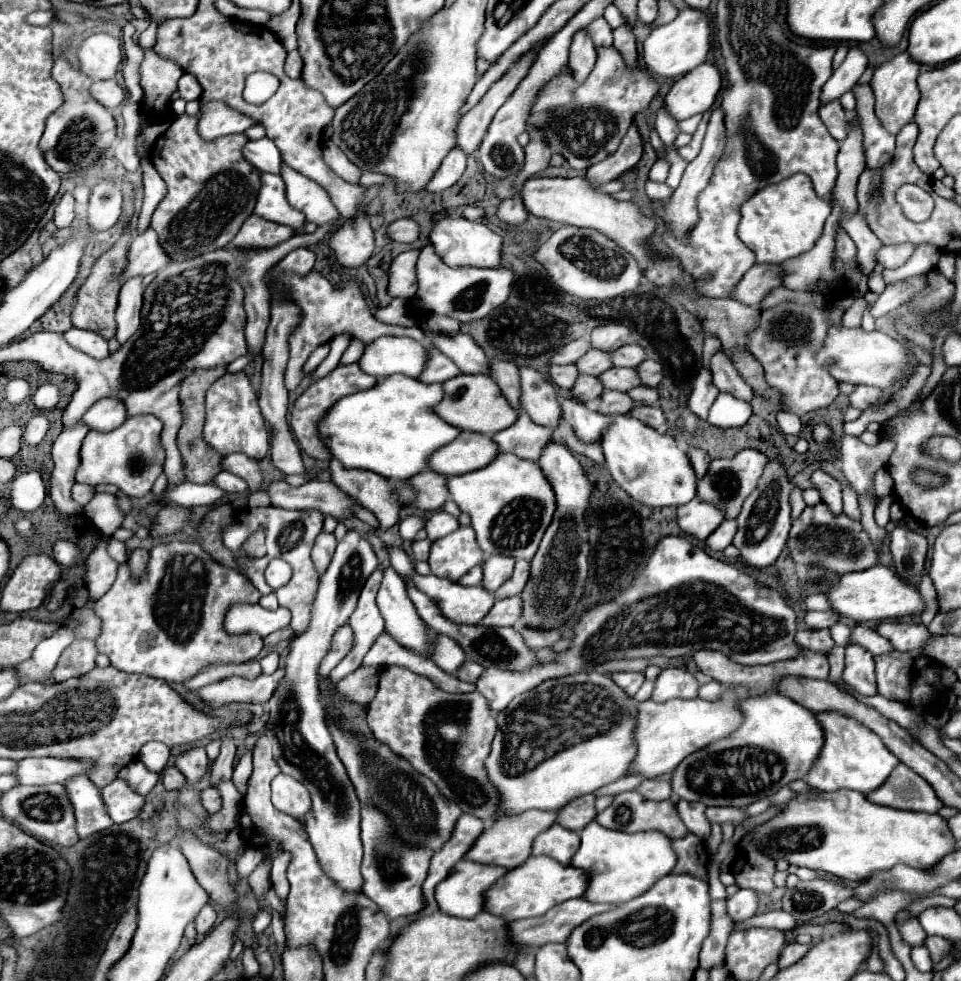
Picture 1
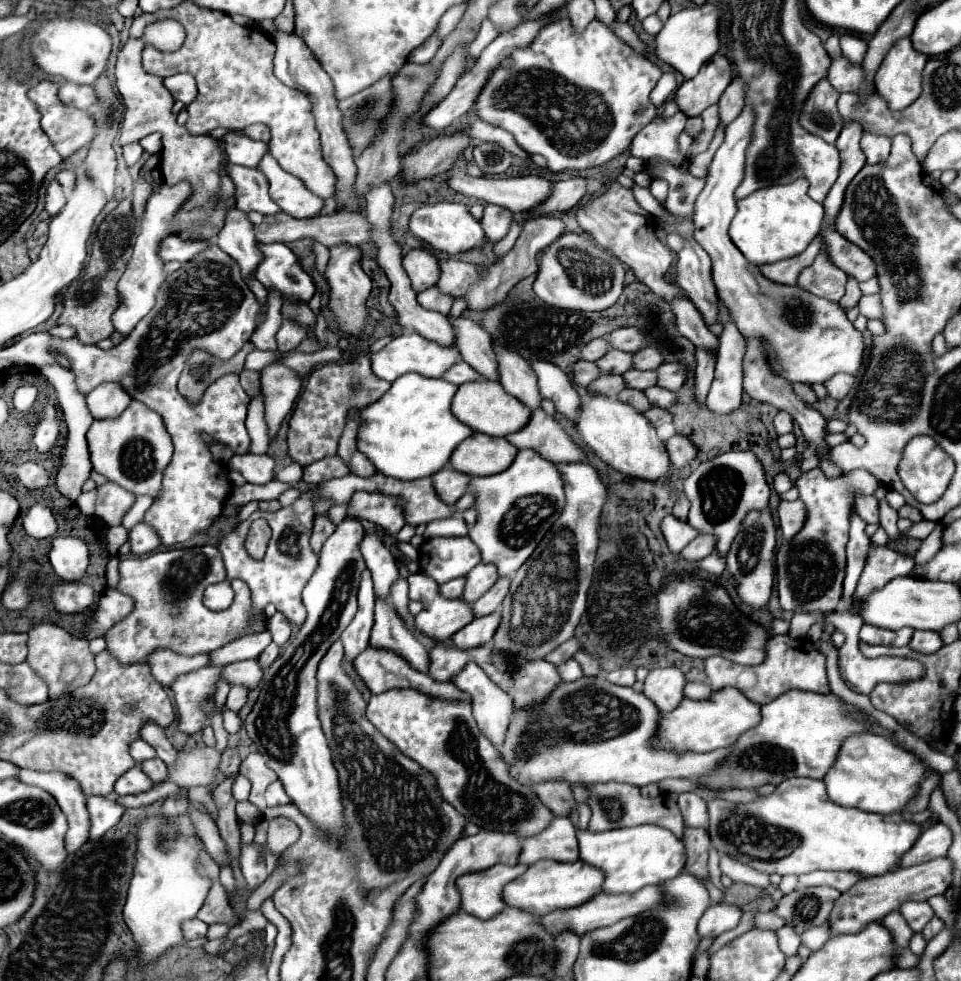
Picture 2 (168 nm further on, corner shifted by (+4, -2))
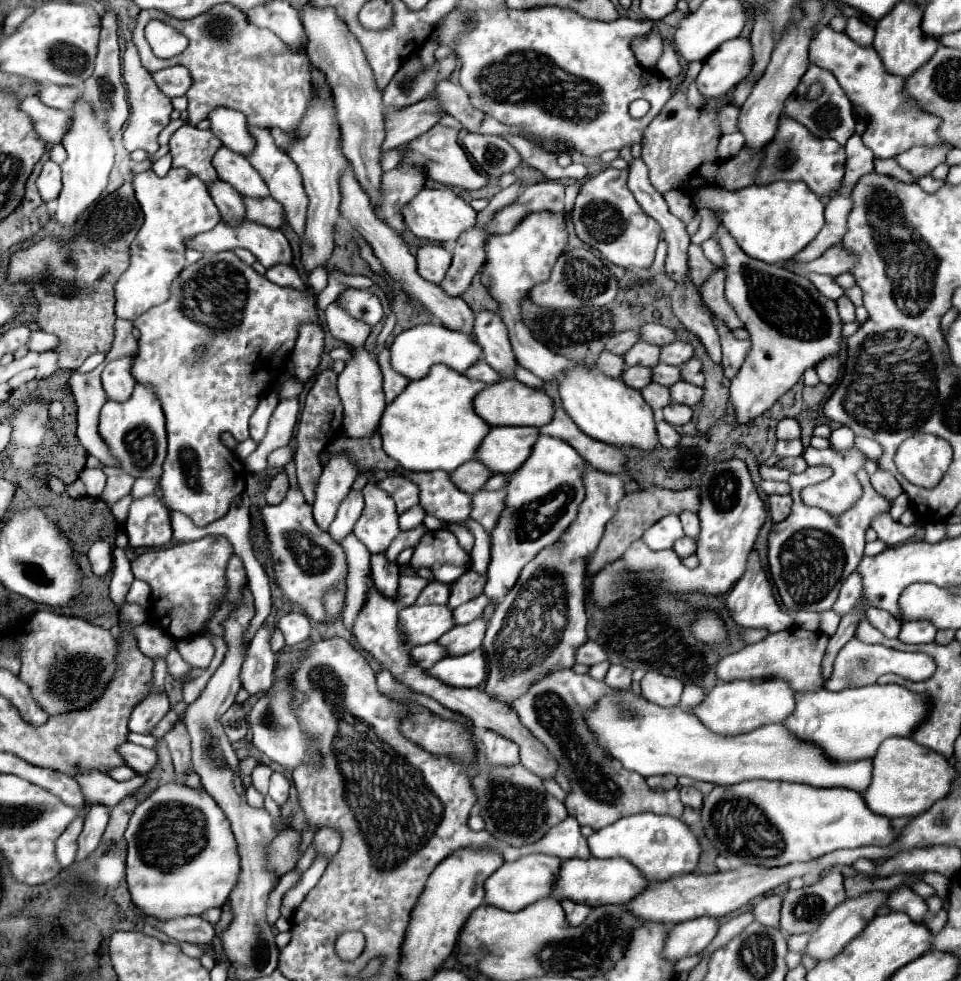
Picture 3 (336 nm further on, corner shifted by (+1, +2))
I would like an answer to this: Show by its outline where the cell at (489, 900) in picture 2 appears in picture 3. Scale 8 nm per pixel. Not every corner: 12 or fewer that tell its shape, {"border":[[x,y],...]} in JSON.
{"border":[[525,855],[485,881],[485,903],[521,911],[543,899],[559,859]]}

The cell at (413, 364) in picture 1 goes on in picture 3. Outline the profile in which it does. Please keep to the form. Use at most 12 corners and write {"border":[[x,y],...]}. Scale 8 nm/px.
{"border":[[425,323],[395,337],[391,367],[411,381],[481,357],[469,335]]}

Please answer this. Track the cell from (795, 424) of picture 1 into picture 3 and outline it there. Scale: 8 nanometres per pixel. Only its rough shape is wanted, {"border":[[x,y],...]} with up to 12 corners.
{"border":[[799,439],[777,441],[777,457],[799,457],[803,445]]}

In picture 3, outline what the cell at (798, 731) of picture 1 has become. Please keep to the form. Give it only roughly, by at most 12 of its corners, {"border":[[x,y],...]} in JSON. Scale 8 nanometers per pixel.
{"border":[[897,685],[797,691],[783,727],[833,763],[925,719]]}

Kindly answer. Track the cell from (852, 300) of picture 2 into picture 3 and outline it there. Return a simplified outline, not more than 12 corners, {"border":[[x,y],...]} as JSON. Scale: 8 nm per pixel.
{"border":[[847,295],[837,299],[843,323],[855,321],[855,307]]}

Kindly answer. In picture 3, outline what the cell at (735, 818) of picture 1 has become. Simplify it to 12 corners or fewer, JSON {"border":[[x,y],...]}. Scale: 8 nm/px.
{"border":[[717,785],[707,839],[733,865],[783,867],[889,847],[857,791]]}

